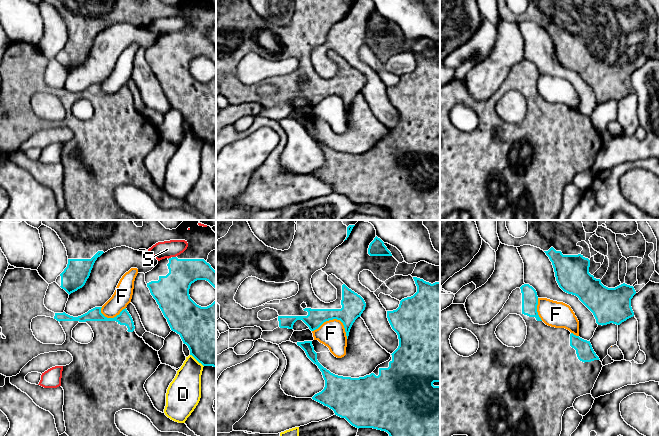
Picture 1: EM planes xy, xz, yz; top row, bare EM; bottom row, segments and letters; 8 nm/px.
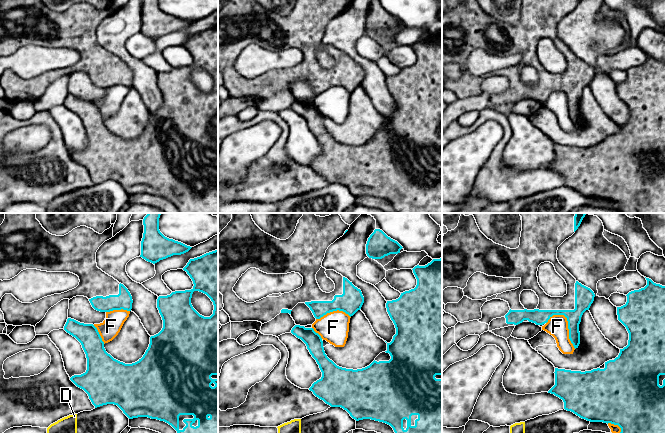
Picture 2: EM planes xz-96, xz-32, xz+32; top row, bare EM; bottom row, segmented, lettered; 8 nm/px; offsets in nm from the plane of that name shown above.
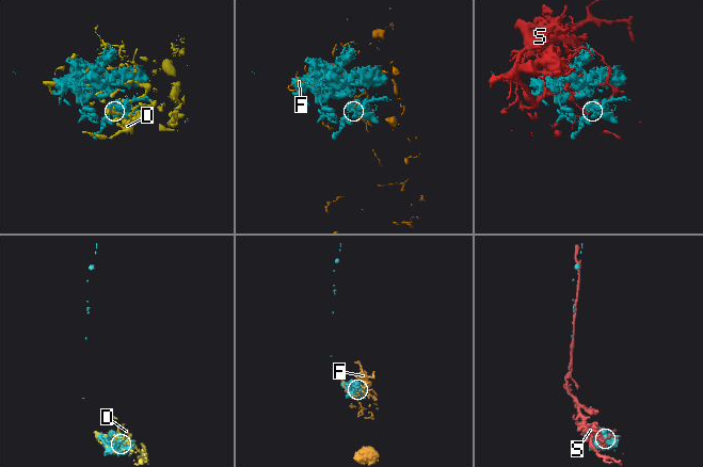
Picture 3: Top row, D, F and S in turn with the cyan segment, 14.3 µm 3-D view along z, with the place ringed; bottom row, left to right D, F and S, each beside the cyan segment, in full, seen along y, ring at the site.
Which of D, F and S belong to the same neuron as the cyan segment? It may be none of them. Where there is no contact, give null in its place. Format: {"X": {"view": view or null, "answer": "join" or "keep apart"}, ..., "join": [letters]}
{"D": {"view": "xy", "answer": "keep apart"}, "F": {"view": "xz", "answer": "keep apart"}, "S": {"view": "xy", "answer": "keep apart"}, "join": []}

